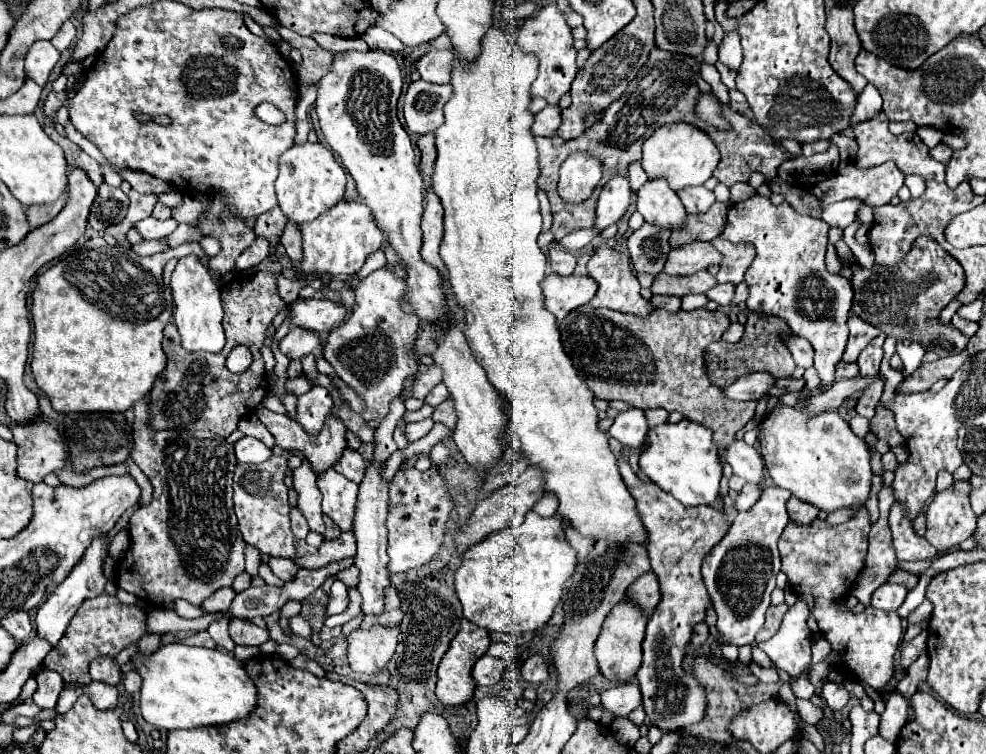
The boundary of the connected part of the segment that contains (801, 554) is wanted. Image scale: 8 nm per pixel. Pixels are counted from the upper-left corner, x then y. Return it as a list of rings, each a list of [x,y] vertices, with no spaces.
[[[860,511],[854,519],[830,527],[826,521],[810,525],[788,523],[778,539],[782,557],[782,571],[788,575],[792,591],[810,607],[820,633],[830,641],[832,651],[838,653],[836,667],[850,679],[872,687],[876,693],[886,693],[894,677],[894,655],[902,639],[900,617],[894,611],[884,611],[872,606],[858,614],[846,609],[846,597],[864,567],[868,549],[870,519],[868,511]]]

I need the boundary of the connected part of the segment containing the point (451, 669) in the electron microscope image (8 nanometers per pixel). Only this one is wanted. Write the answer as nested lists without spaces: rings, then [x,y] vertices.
[[[464,619],[462,627],[460,627],[460,635],[456,635],[456,639],[452,639],[452,647],[446,651],[444,659],[438,665],[438,683],[436,683],[436,697],[444,703],[444,705],[464,705],[474,697],[476,691],[476,683],[472,679],[472,667],[474,663],[488,651],[490,647],[490,635],[486,629],[470,623]]]

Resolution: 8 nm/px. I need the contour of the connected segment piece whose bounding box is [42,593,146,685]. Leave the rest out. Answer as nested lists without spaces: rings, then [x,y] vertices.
[[[102,593],[94,599],[86,599],[76,615],[72,617],[64,637],[60,639],[58,647],[44,657],[42,669],[54,669],[64,677],[64,683],[80,683],[88,685],[90,679],[90,661],[98,655],[112,655],[116,657],[124,647],[138,641],[146,631],[146,617],[144,611],[136,605],[124,605],[116,597]]]

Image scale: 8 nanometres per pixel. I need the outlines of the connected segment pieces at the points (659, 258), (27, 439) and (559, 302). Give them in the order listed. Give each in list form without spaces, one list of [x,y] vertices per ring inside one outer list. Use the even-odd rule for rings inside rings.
[[[644,223],[628,237],[628,251],[634,265],[634,273],[658,275],[666,263],[670,245],[670,231],[656,231],[650,223]]]
[[[44,419],[32,425],[14,425],[14,441],[18,445],[18,475],[32,483],[42,483],[48,473],[54,473],[64,467],[64,445],[60,433],[54,425]]]
[[[548,275],[542,283],[545,308],[562,321],[572,309],[586,305],[598,291],[598,283],[592,277],[560,277]]]

